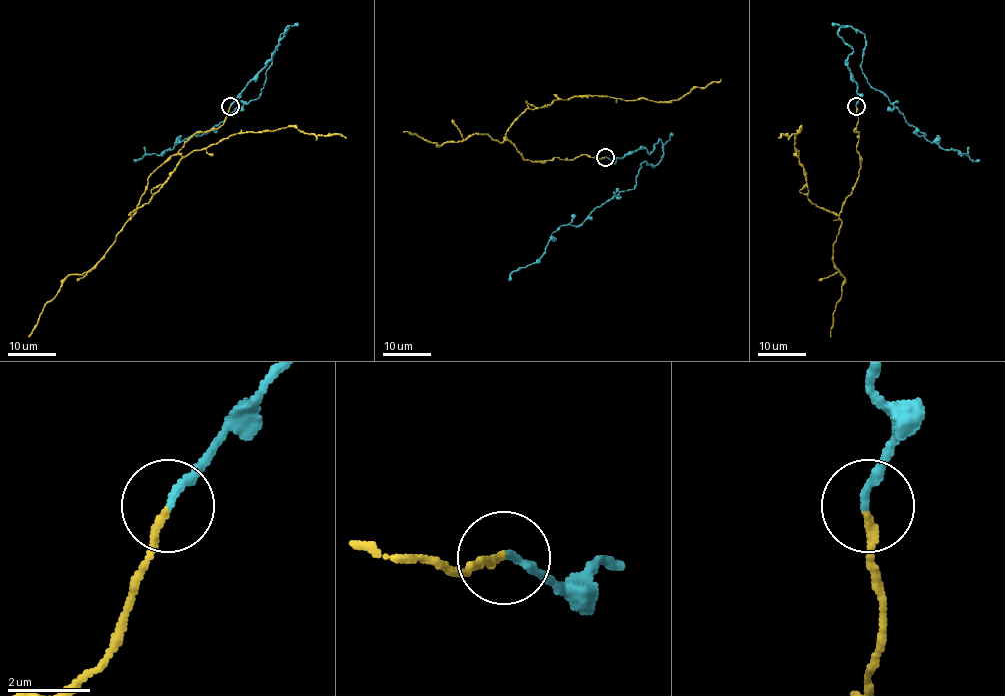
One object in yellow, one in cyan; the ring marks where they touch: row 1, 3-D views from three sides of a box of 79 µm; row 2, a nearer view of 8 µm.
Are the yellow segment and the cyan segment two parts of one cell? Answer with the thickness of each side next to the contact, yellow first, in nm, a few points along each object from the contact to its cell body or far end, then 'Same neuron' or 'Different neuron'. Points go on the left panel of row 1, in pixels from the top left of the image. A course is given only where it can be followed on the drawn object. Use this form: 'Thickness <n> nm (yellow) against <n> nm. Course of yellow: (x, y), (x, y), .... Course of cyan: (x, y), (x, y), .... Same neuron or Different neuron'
Thickness 190 nm (yellow) against 190 nm. Course of yellow: (230, 105), (218, 127), (195, 132), (149, 176), (132, 215), (181, 160), (233, 135), (295, 126), (346, 137). Course of cyan: (230, 105), (269, 59), (288, 26), (257, 98), (202, 135), (134, 159). Same neuron

